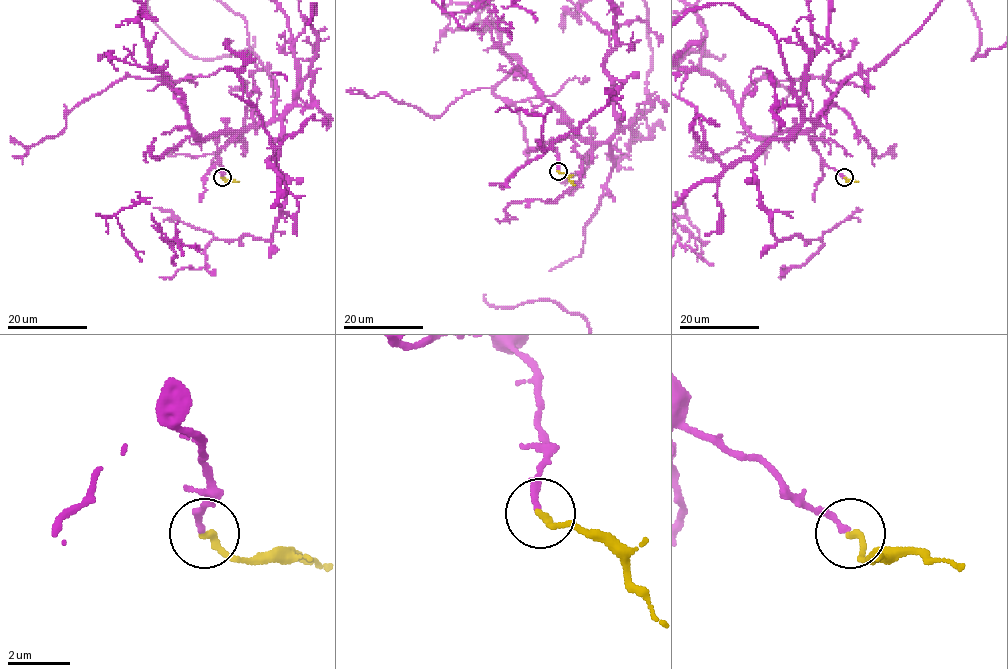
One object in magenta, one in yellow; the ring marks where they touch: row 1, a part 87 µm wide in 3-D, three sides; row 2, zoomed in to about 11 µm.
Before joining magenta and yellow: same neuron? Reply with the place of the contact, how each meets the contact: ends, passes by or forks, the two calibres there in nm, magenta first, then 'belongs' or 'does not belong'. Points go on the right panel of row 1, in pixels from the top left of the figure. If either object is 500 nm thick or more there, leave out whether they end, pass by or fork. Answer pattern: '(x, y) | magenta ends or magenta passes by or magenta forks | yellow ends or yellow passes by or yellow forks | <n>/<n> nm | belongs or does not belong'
(844, 177) | magenta ends | yellow ends | 200/240 nm | does not belong

